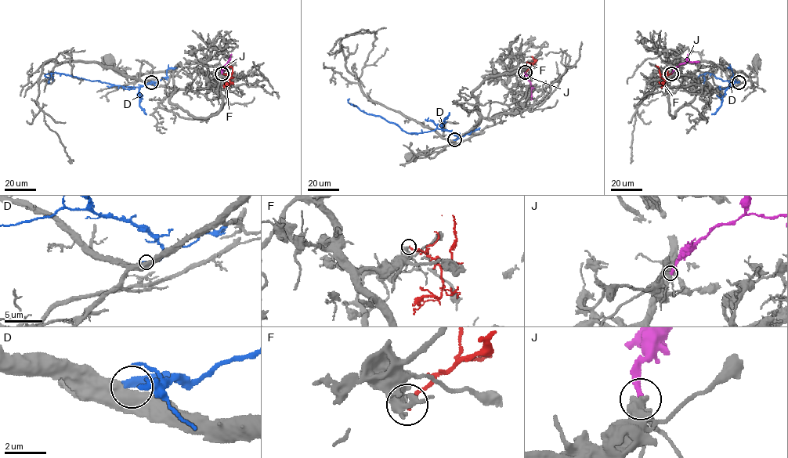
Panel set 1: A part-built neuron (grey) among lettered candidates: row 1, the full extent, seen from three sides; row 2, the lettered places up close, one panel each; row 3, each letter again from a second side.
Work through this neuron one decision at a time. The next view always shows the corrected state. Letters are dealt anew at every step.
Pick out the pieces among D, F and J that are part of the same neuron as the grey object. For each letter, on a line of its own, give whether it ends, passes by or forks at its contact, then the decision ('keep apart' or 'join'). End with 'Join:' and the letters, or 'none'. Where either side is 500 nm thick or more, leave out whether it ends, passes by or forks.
D: keep apart
F: it ends there; keep apart
J: it ends there; join
Join: J

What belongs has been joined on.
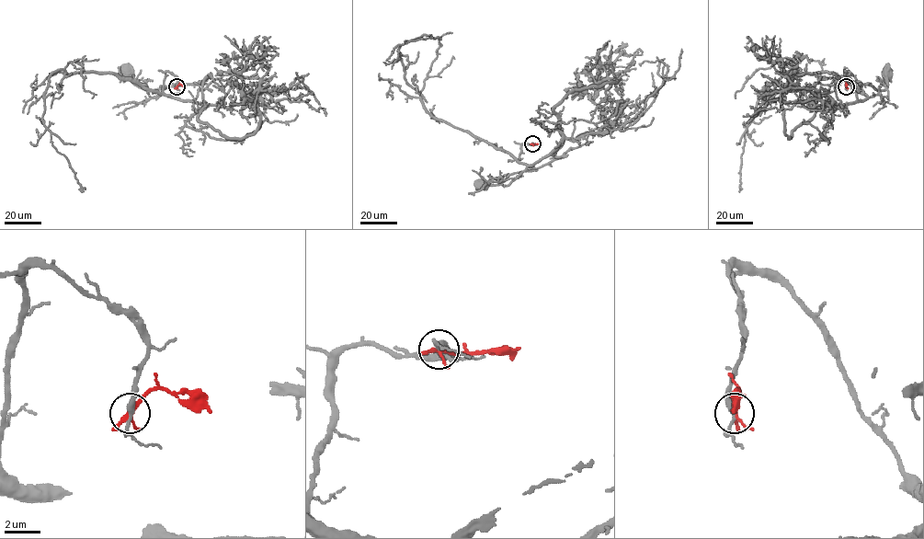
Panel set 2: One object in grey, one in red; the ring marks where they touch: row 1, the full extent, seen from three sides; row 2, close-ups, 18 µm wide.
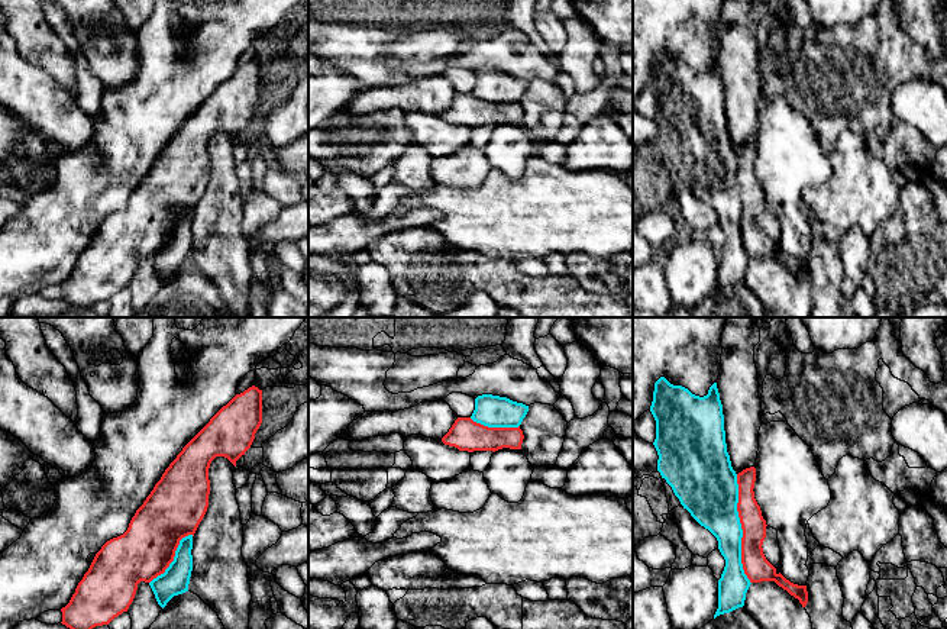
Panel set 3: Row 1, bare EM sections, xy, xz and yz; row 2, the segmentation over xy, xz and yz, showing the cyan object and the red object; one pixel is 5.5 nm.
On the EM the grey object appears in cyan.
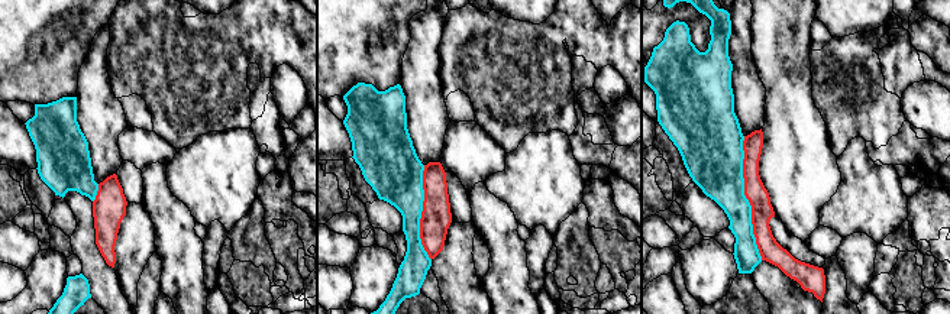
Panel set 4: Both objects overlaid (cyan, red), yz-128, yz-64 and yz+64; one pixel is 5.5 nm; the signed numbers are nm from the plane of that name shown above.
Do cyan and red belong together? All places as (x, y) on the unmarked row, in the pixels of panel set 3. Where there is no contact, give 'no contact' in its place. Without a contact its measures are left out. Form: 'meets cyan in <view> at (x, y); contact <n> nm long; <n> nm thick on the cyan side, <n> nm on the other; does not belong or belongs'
meets cyan in yz at (742, 205); contact 600 nm long; 300 nm thick on the cyan side, 150 nm on the other; does not belong

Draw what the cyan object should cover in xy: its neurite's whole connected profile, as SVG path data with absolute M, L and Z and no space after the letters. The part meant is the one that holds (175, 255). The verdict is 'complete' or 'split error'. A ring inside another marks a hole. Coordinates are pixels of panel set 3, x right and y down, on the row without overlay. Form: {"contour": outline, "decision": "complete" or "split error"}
{"contour": "M188 210L180 216L174 236L169 239L165 248L149 258L155 274L162 284L174 271L188 267L193 246L191 225L193 210Z", "decision": "complete"}

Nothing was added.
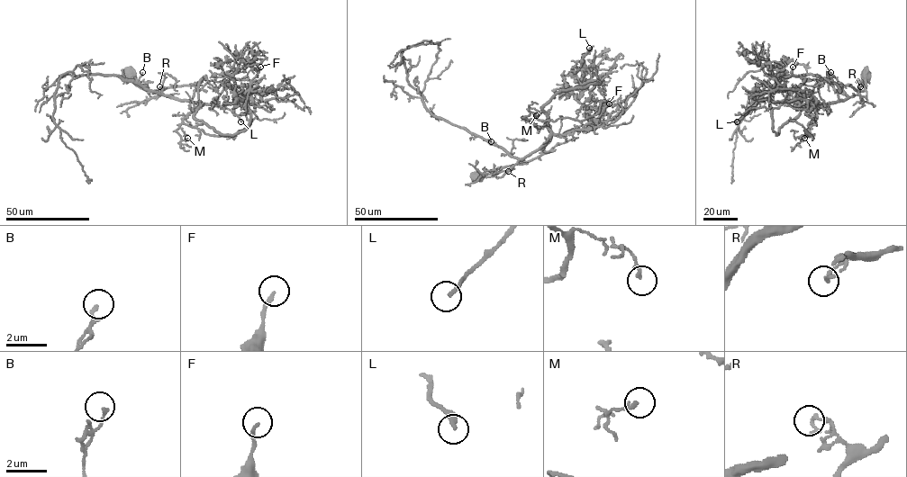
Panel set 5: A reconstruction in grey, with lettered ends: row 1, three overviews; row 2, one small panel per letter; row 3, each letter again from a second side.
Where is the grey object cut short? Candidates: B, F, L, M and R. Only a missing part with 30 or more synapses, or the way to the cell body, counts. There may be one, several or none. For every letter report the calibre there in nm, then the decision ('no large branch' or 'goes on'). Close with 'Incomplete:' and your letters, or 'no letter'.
B: 160 nm | no large branch
F: 170 nm | no large branch
L: 220 nm | goes on
M: 180 nm | no large branch
R: 190 nm | no large branch
Incomplete: L

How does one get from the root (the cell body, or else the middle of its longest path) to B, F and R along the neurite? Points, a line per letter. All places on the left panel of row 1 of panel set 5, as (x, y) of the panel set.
B: (129, 75), (131, 72), (134, 81), (151, 97), (169, 97), (143, 88), (137, 81), (142, 72)
F: (129, 75), (152, 97), (222, 105), (241, 102), (240, 96), (234, 98), (249, 108), (240, 94), (260, 67)
R: (129, 75), (131, 72), (134, 81), (152, 97), (161, 94), (162, 88), (159, 86)

